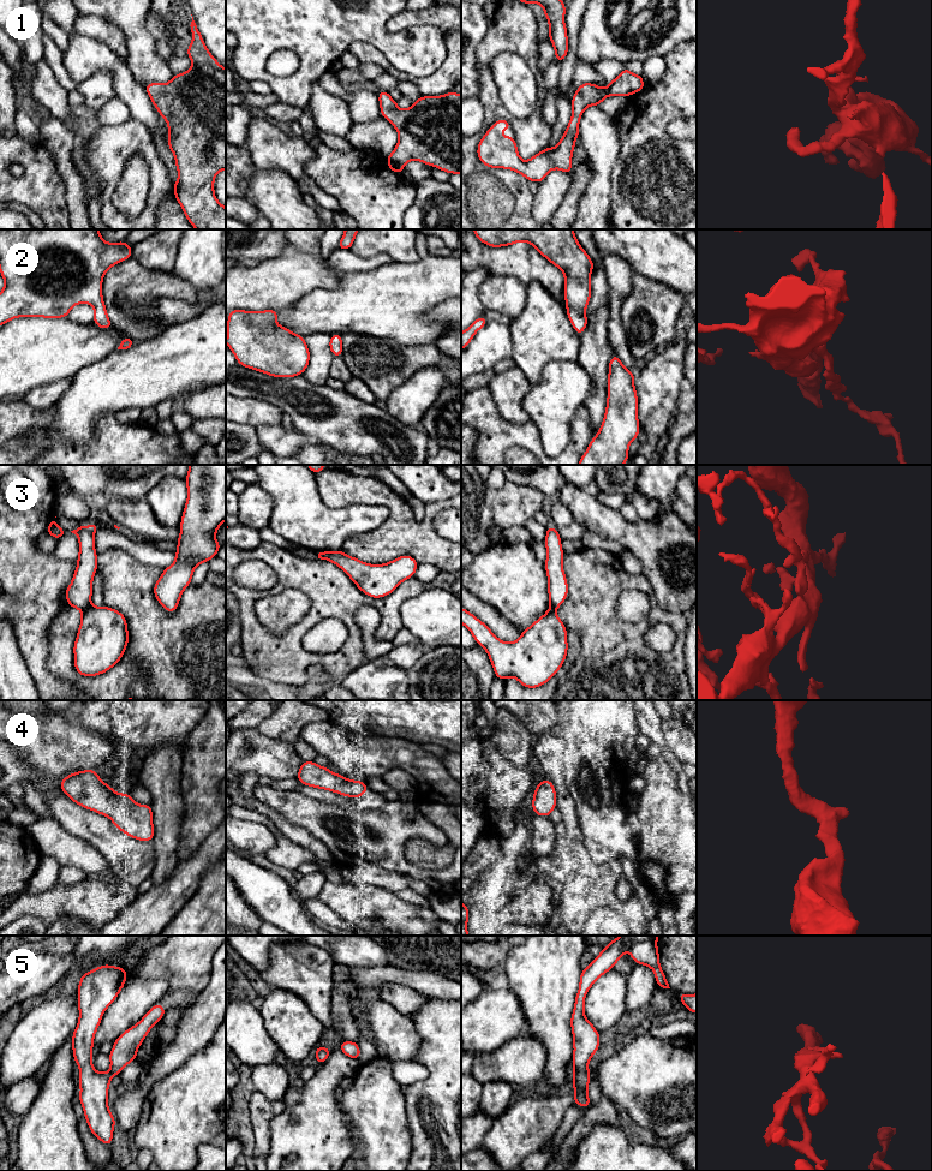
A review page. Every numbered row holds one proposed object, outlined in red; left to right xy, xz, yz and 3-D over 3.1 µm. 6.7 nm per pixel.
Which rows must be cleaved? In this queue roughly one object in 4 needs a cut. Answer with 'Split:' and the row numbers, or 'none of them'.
Split: 3

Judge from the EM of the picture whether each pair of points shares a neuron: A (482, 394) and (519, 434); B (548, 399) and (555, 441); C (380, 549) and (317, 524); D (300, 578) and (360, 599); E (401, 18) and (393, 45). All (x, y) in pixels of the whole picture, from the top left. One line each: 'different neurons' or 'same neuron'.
A: same neuron
B: same neuron
C: different neurons
D: same neuron
E: different neurons

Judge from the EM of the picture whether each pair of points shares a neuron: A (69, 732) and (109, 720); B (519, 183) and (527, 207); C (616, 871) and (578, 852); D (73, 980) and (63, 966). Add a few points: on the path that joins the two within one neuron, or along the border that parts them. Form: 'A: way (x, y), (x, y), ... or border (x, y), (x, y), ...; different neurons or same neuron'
A: border (75, 721), (100, 735); different neurons
B: way (520, 189), (524, 201); same neuron
C: way (607, 871), (595, 871), (585, 861); same neuron
D: border (70, 951), (73, 956), (73, 966), (55, 985); different neurons

